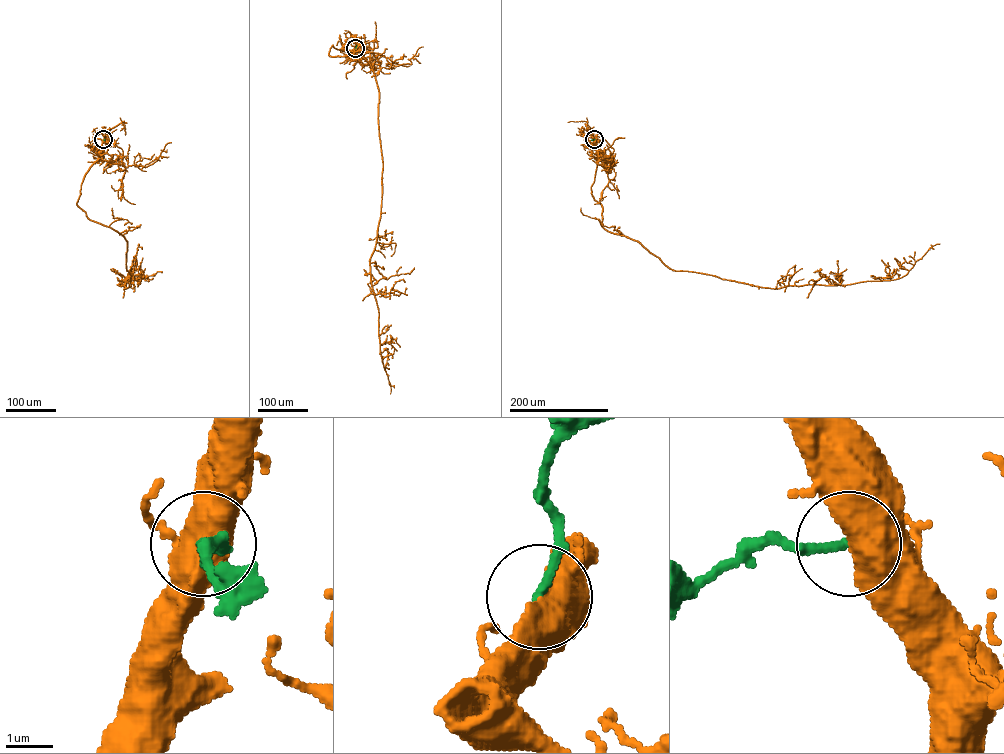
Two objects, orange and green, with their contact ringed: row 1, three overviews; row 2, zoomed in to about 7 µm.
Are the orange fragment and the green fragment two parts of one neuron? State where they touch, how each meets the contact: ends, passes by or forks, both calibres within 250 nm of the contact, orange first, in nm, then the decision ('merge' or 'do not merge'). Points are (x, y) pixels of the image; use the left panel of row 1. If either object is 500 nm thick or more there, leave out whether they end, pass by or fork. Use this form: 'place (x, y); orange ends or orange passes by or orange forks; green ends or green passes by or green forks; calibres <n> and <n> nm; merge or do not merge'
place (103, 139); calibres 750 and 170 nm; do not merge

